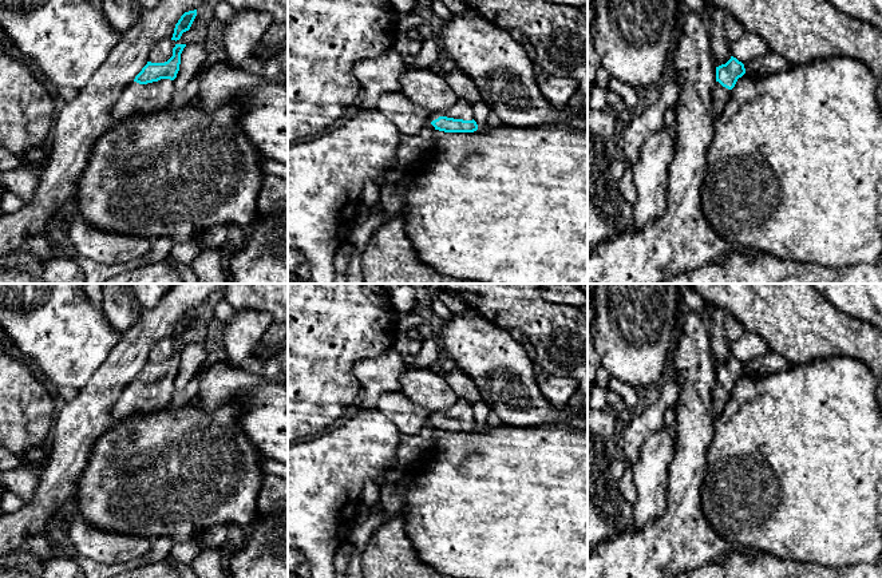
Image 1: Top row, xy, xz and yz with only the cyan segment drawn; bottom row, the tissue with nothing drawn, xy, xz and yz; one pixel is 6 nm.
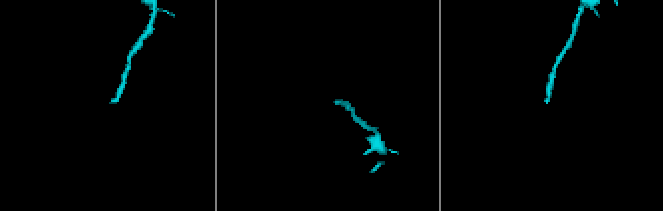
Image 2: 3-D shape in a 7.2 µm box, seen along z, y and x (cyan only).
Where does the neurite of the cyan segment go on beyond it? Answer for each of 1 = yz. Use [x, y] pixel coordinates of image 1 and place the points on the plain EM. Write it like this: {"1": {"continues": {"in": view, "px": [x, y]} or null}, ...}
{"1": {"continues": {"in": "yz", "px": [720, 395]}}}

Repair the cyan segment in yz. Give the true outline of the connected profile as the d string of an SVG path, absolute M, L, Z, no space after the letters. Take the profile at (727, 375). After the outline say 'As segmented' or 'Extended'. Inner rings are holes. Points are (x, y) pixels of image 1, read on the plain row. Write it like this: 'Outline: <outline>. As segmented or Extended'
Outline: M733 356L725 364L716 367L716 383L712 388L711 411L715 417L724 411L731 397L731 389L744 373L744 364Z. Extended

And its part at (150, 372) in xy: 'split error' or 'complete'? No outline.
split error

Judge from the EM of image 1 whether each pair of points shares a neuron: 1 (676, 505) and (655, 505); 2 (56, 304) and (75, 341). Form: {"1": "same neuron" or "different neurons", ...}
{"1": "different neurons", "2": "same neuron"}

